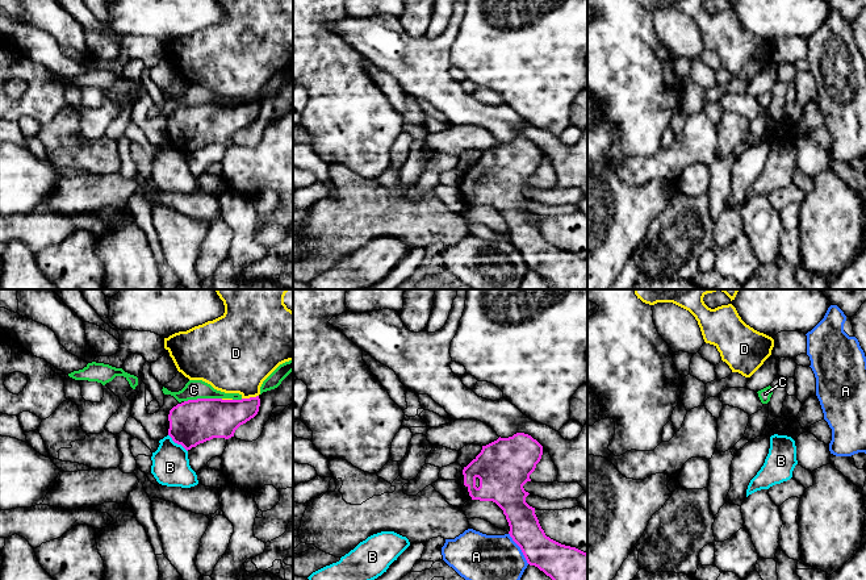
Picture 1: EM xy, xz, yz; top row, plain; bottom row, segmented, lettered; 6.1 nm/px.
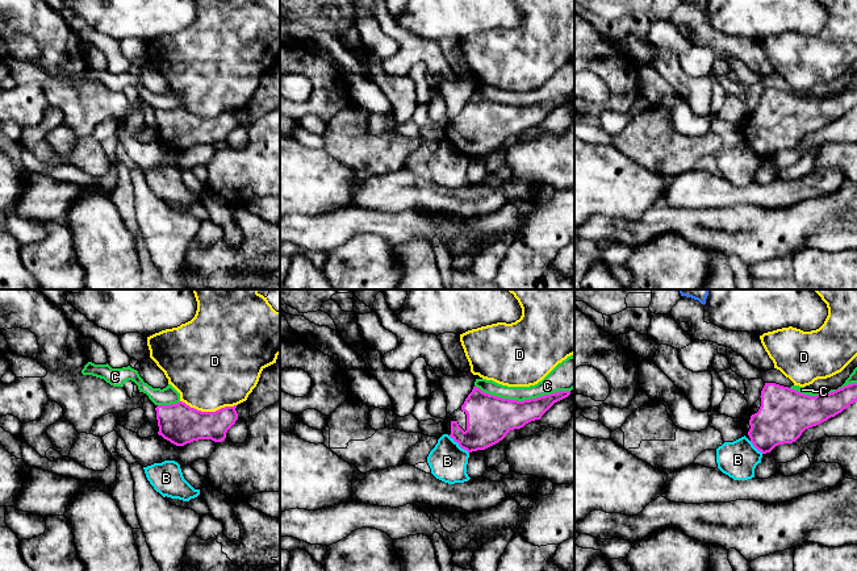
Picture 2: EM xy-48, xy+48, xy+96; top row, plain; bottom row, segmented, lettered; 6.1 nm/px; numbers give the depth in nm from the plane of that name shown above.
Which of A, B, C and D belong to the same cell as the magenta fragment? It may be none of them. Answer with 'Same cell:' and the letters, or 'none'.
Same cell: none

